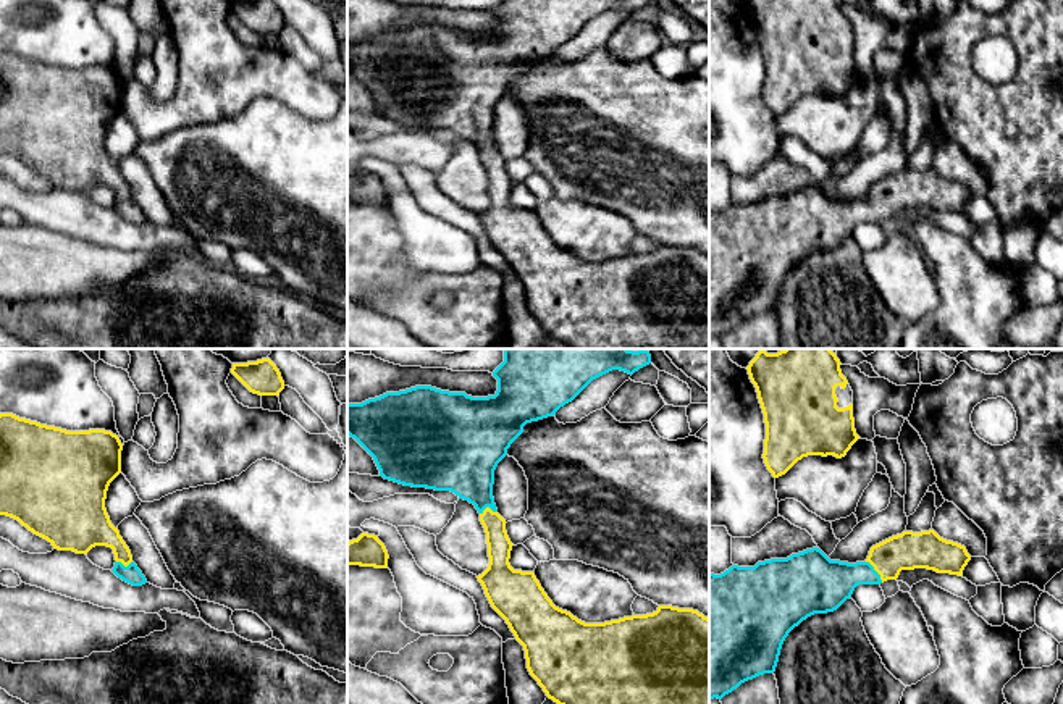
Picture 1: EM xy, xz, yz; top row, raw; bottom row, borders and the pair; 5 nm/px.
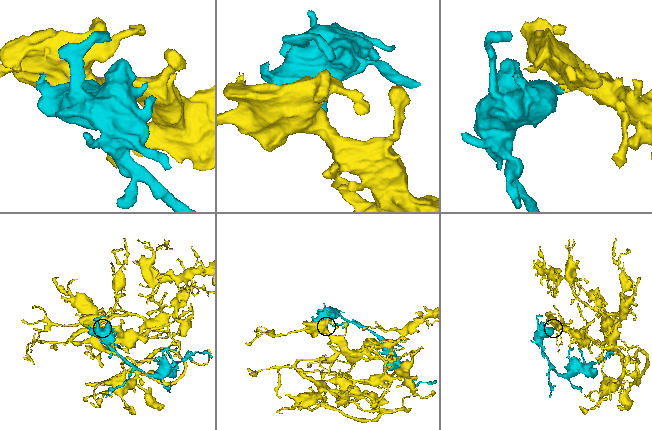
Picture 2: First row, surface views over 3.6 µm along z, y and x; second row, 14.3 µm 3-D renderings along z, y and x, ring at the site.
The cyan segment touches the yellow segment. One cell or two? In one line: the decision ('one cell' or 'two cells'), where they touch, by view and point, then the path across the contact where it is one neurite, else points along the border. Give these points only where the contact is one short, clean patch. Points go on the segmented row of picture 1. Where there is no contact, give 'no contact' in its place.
one cell; contact yz (876, 572); way yz (827, 583), (853, 574), (876, 572), (894, 554), (907, 551)

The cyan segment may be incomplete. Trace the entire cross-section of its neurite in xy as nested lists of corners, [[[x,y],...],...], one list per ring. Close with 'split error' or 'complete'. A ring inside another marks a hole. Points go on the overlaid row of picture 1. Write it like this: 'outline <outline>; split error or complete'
outline [[[0,413],[0,515],[18,520],[58,551],[87,554],[95,546],[111,547],[116,560],[111,572],[132,586],[145,585],[105,509],[108,486],[121,473],[121,450],[111,431],[66,431]]]; split error

